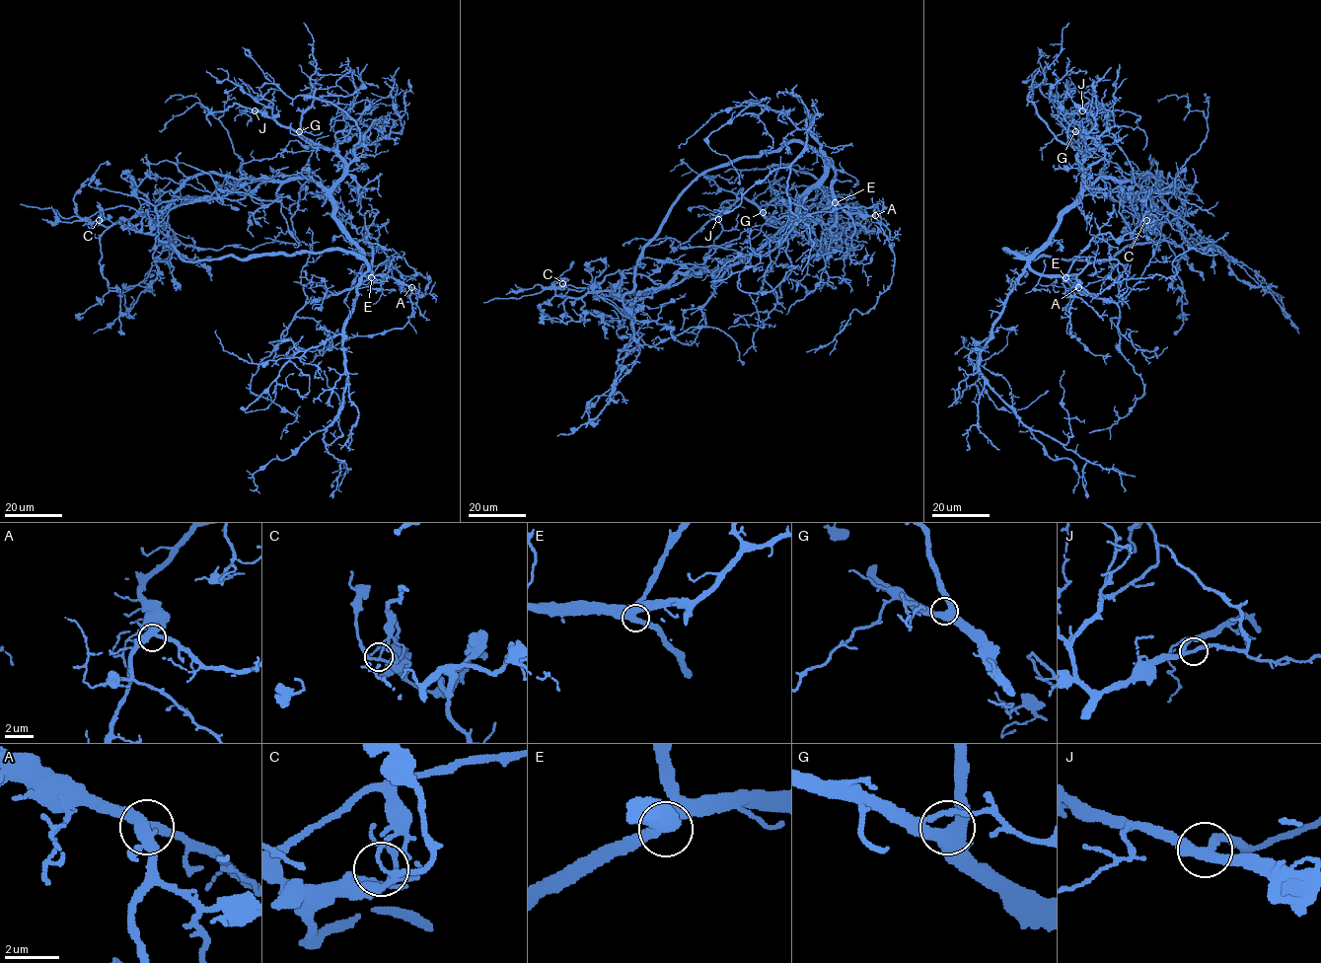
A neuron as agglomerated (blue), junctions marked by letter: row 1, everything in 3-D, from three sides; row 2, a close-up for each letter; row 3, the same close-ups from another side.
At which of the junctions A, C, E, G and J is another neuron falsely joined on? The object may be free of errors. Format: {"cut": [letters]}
{"cut": ["C"]}

